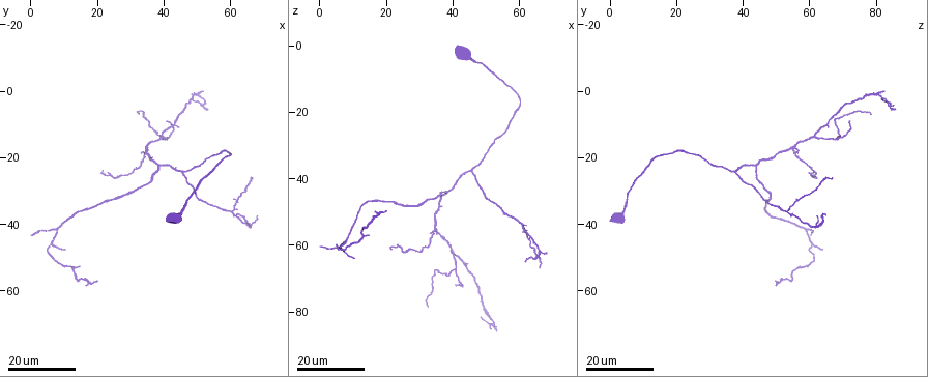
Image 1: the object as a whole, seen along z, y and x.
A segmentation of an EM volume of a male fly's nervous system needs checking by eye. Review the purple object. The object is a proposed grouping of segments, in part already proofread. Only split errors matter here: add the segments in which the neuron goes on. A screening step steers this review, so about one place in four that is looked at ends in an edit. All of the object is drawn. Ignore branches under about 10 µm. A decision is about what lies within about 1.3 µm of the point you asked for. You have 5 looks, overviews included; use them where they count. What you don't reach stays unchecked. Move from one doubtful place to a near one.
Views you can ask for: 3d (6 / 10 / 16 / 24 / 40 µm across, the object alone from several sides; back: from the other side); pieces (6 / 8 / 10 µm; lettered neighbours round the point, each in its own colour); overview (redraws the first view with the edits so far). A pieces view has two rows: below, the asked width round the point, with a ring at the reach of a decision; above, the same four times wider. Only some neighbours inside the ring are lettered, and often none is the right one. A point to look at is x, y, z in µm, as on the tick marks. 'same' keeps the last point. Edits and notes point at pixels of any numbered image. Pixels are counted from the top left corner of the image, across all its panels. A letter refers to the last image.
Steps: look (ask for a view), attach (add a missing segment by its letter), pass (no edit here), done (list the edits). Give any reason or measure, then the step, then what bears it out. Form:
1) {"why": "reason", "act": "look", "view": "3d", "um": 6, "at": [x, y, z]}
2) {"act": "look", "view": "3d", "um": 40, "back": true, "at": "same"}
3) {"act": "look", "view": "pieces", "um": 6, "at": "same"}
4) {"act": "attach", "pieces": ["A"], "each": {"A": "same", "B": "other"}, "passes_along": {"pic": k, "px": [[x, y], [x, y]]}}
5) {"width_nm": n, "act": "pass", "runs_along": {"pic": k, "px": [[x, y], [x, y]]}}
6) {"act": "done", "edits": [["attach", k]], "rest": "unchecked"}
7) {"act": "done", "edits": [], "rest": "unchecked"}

{"why": "branch stops here", "act": "look", "view": "3d", "um": 24, "at": [11.0, 47.0, 63.5]}

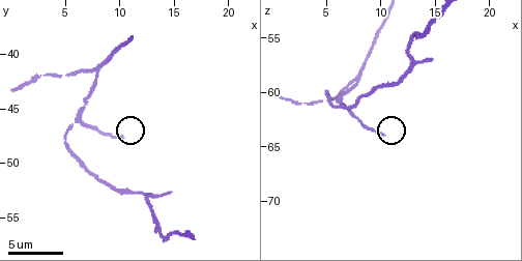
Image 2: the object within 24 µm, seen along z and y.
{"why": "see the neighbours", "act": "look", "view": "pieces", "um": 10, "at": [10.2, 47.6, 63.8]}

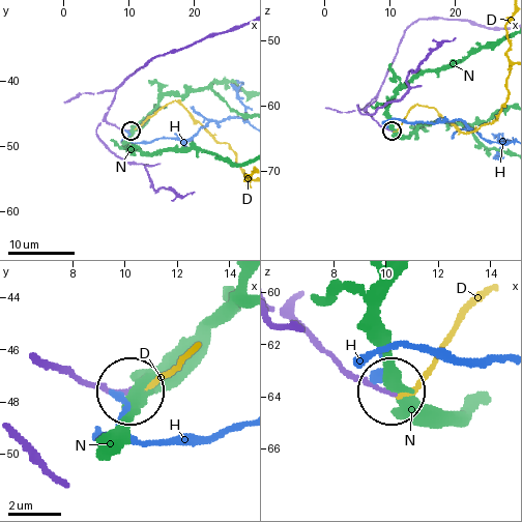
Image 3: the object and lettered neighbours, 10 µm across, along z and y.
{"act": "attach", "pieces": ["D"], "each": {"D": "same", "H": "other", "N": "other"}, "passes_along": {"pic": 3, "px": [[324, 348], [355, 375], [398, 393], [483, 299]]}, "found": "it goes on there"}

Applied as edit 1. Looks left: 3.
{"act": "look", "view": "overview"}

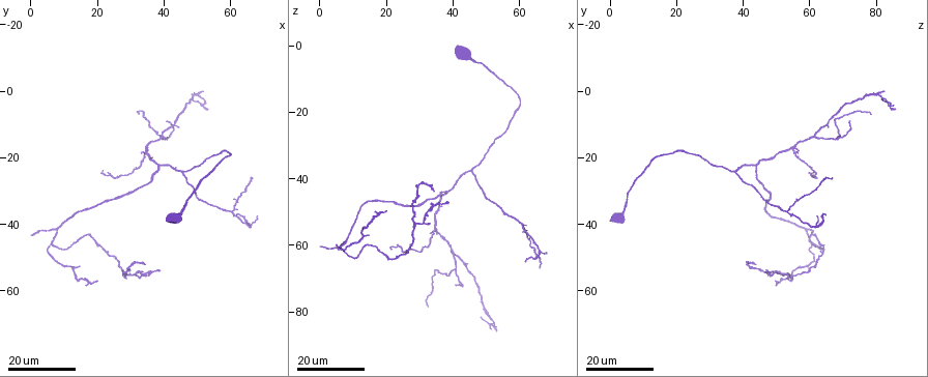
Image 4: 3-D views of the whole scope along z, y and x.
{"why": "tapers out", "act": "look", "view": "3d", "um": 16, "at": [0.0, 43.0, 61.0]}

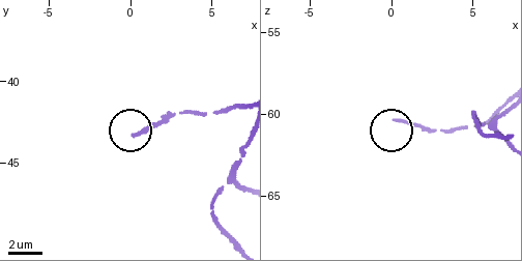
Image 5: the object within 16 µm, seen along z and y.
{"act": "look", "view": "pieces", "um": 8, "at": [0.2, 43.4, 60.4]}

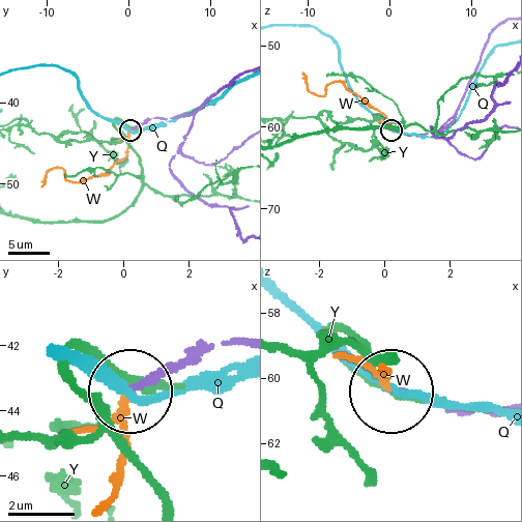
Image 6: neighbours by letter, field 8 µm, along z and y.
{"act": "attach", "pieces": ["W"], "each": {"Q": "other", "W": "same", "Y": "other"}, "found": "it goes on there"}

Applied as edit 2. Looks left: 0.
{"act": "done", "edits": [["attach", 3], ["attach", 6]], "rest": "unchecked"}

